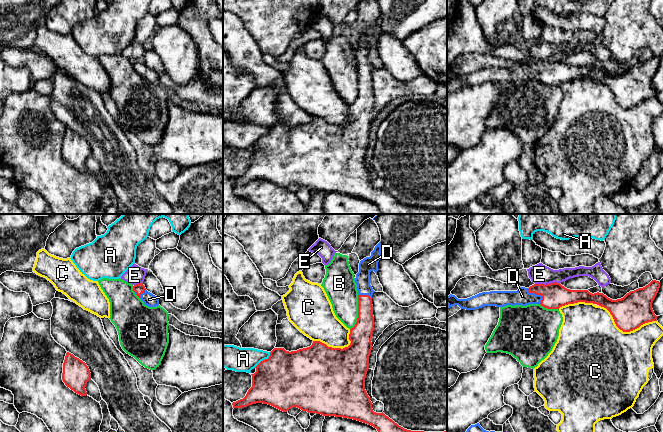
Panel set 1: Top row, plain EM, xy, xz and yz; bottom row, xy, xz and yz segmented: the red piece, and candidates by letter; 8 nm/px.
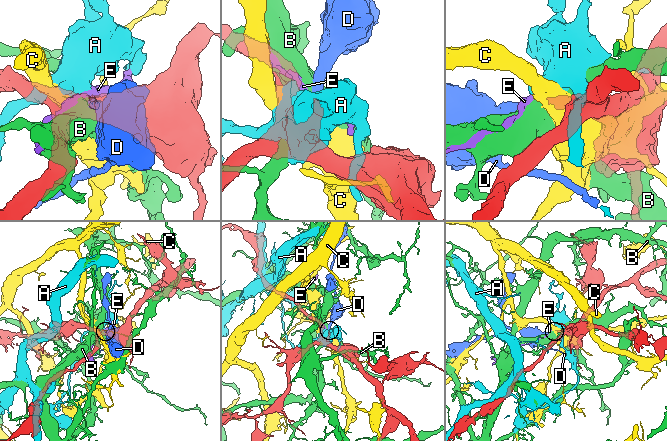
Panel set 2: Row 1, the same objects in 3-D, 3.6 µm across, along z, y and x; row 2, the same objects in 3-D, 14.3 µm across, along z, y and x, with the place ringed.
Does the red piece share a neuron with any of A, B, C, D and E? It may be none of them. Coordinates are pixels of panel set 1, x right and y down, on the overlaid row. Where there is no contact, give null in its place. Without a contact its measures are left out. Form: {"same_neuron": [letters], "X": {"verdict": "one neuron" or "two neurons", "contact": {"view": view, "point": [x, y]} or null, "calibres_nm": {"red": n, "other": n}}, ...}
{"same_neuron": ["D"], "A": {"verdict": "two neurons", "contact": {"view": "xz", "point": [263, 360]}, "calibres_nm": {"red": 460, "other": 190}}, "B": {"verdict": "two neurons", "contact": {"view": "xz", "point": [358, 312]}, "calibres_nm": {"red": 180, "other": 260}}, "C": {"verdict": "two neurons", "contact": {"view": "yz", "point": [625, 331]}, "calibres_nm": {"red": 280, "other": 480}}, "D": {"verdict": "one neuron", "contact": {"view": "yz", "point": [537, 294]}, "calibres_nm": {"red": 200, "other": 130}}, "E": {"verdict": "two neurons", "contact": {"view": "yz", "point": [547, 284]}, "calibres_nm": {"red": 200, "other": 160}}}

